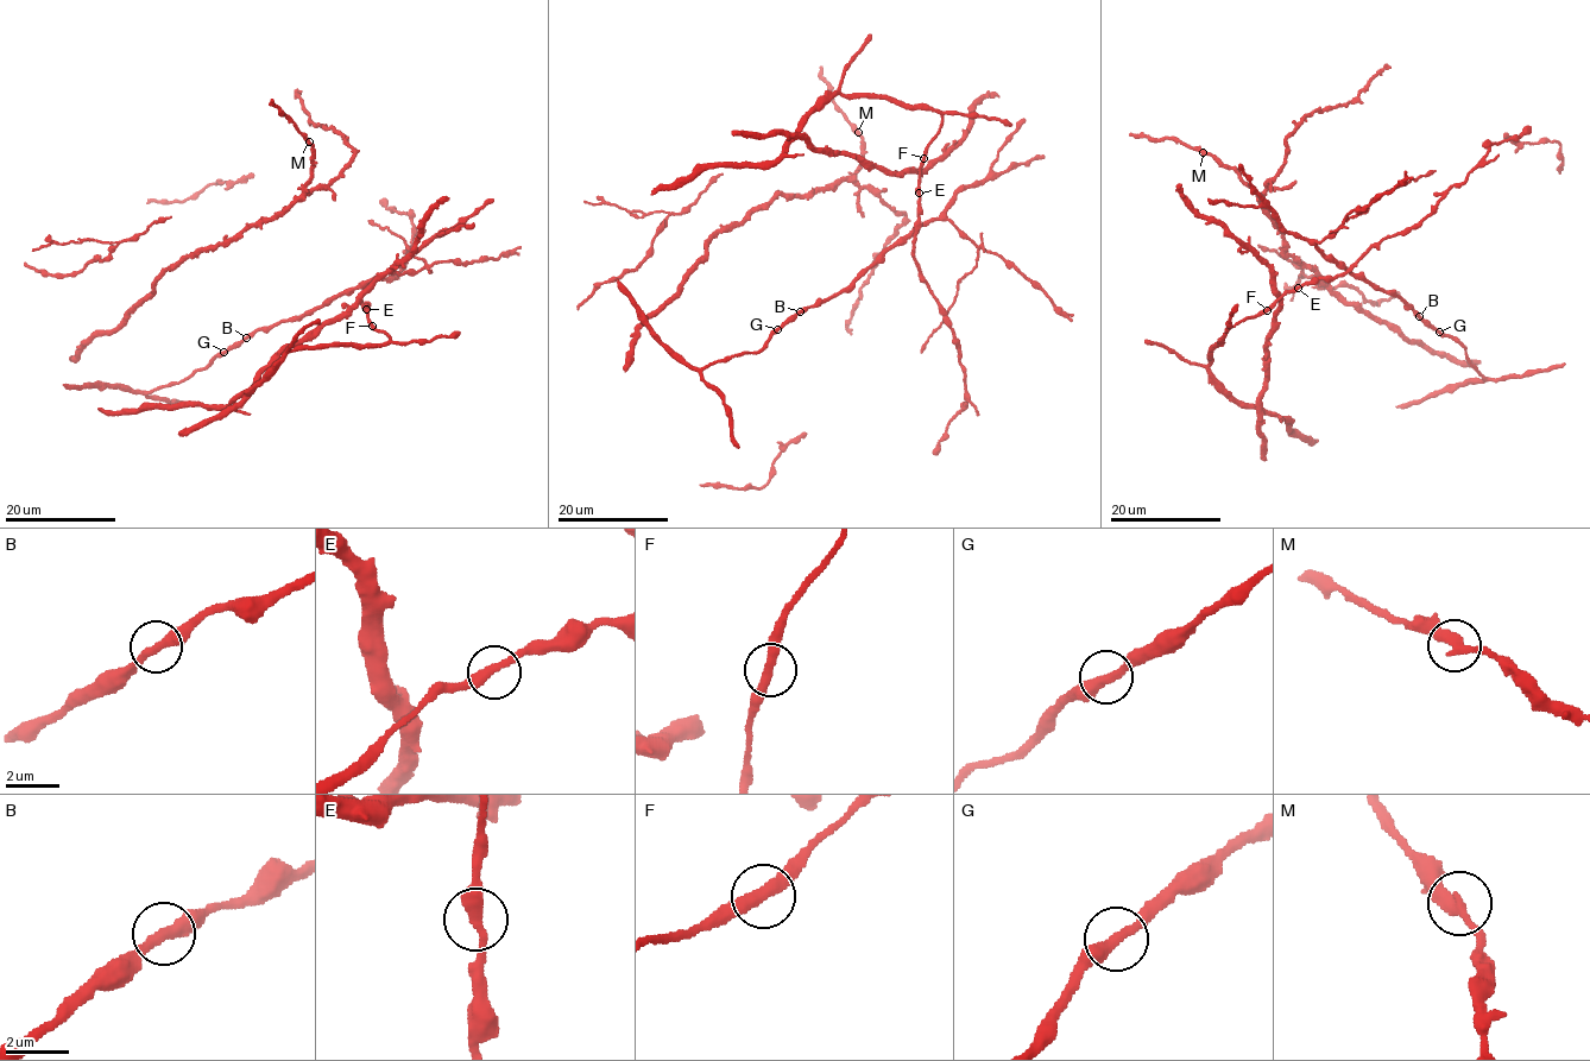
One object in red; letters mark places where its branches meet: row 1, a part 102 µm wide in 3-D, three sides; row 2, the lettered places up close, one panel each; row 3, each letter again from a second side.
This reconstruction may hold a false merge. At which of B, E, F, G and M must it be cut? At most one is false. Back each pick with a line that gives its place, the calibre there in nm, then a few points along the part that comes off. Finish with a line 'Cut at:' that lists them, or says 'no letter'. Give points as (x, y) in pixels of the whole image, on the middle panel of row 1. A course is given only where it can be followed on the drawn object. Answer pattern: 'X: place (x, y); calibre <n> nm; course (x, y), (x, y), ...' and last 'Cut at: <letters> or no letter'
Cut at: no letter

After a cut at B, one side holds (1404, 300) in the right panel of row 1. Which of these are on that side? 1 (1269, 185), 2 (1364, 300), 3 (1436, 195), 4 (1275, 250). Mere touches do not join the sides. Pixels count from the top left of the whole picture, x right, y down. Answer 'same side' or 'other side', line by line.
1: other side
2: other side
3: other side
4: other side

